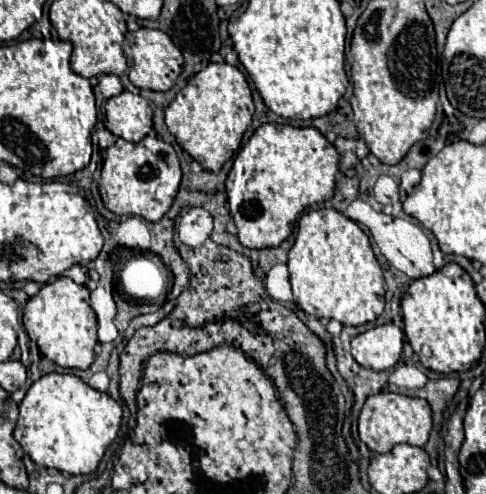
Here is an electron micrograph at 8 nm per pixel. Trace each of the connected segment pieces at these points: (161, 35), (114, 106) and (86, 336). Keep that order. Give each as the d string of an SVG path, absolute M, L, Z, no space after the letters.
M138 29L134 33L126 33L124 53L128 57L128 77L132 85L138 89L152 89L152 91L168 91L174 85L174 79L182 73L184 57L180 49L172 43L172 39L160 29Z
M122 91L106 101L106 127L126 141L138 143L152 131L152 109L148 101L130 91Z
M58 277L50 283L44 283L42 289L28 299L22 315L22 323L30 337L38 343L38 349L50 361L70 367L70 369L88 369L94 361L96 337L96 315L88 305L90 291L84 285L74 283L68 277Z

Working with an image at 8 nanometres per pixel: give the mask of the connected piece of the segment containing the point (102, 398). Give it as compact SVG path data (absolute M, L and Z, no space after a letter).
M48 373L42 375L38 381L34 381L26 397L22 399L14 437L22 445L22 449L32 457L34 463L58 469L68 475L86 475L98 467L106 447L114 441L114 437L120 431L120 421L122 407L108 393L92 389L88 383L84 383L80 377L72 373Z

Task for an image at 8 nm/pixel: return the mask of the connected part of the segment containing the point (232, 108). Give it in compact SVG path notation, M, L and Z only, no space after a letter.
M210 63L202 71L198 71L194 77L188 79L186 87L180 89L176 99L166 109L166 125L168 131L176 137L178 145L190 153L206 171L218 173L220 167L236 153L236 149L242 143L242 135L252 123L254 115L254 101L250 85L242 71L230 63Z

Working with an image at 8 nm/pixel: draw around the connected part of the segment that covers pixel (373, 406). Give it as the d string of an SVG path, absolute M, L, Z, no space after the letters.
M380 391L376 395L370 395L358 419L360 439L374 453L388 453L396 443L410 443L422 447L428 441L430 429L432 429L432 409L428 401L418 397L398 395L392 391Z

